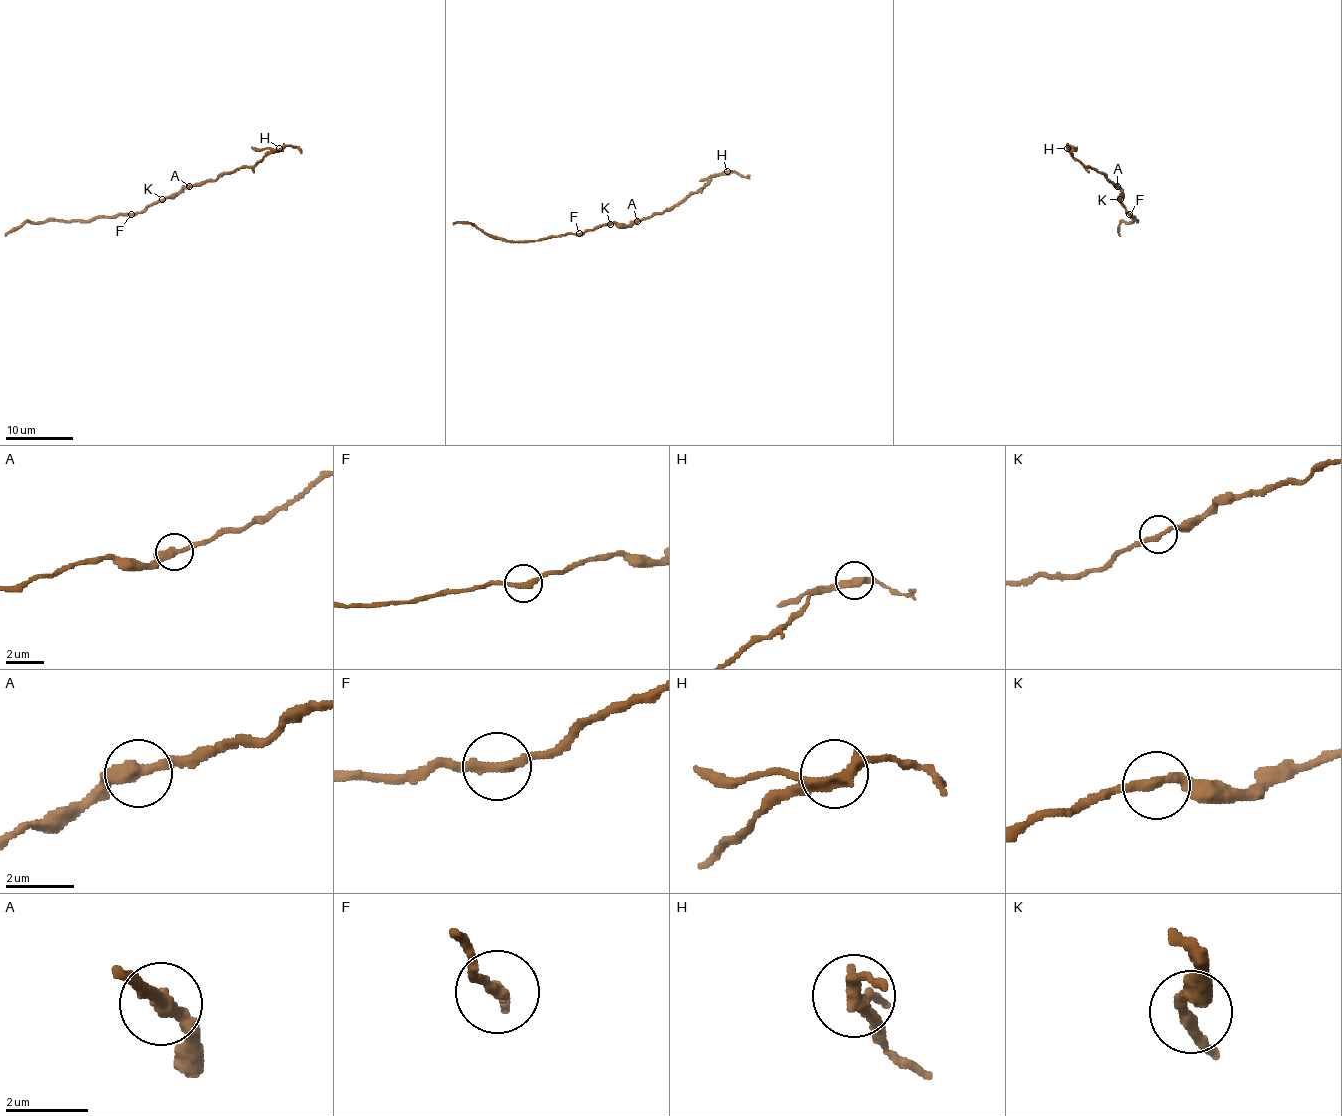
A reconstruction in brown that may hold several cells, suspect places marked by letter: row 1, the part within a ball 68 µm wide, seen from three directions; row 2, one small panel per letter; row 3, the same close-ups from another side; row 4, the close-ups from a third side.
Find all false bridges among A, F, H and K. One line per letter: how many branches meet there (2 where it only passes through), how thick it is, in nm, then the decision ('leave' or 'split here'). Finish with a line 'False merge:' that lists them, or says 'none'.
A: 2 | 360 nm | leave
F: 2 | 240 nm | leave
H: 2 | 340 nm | split here
K: 2 | 240 nm | leave
False merge: H

